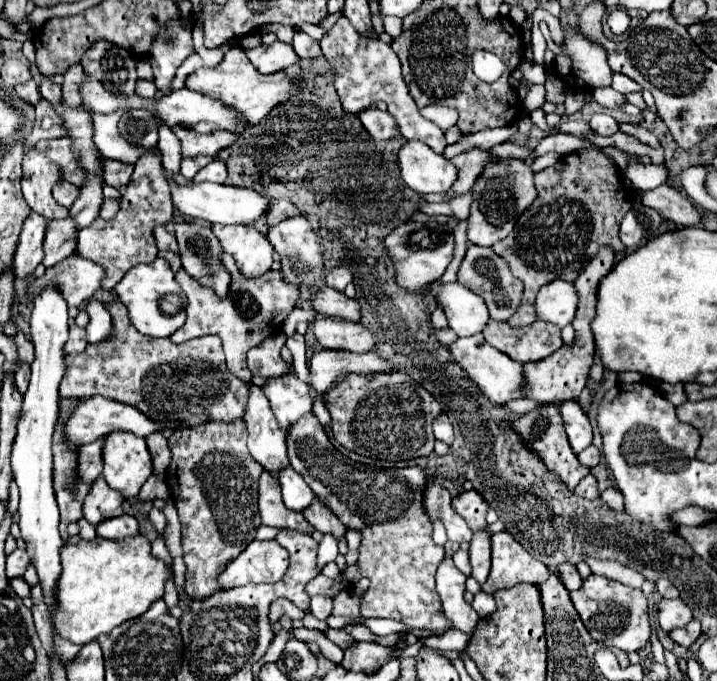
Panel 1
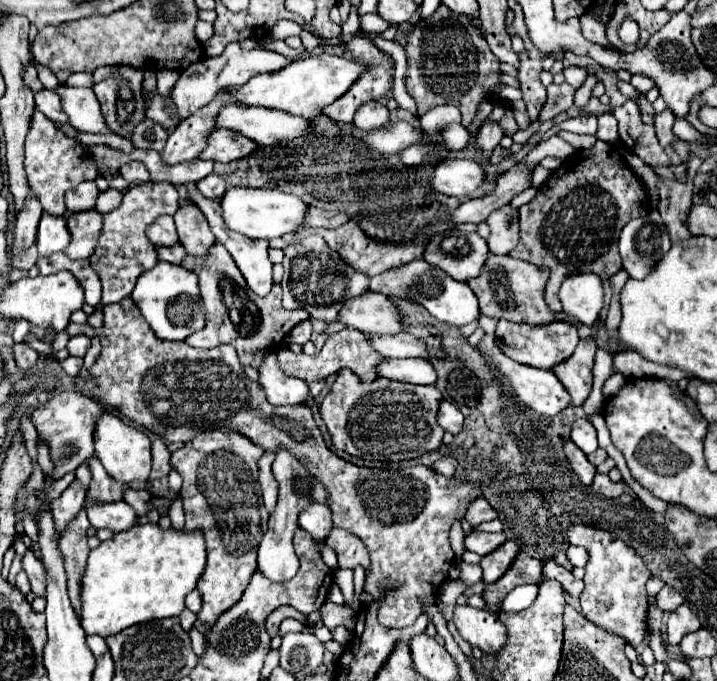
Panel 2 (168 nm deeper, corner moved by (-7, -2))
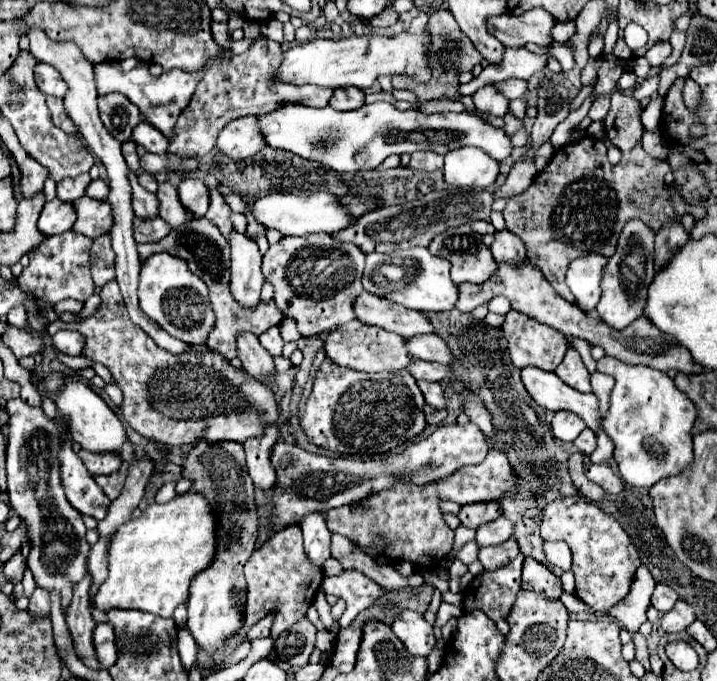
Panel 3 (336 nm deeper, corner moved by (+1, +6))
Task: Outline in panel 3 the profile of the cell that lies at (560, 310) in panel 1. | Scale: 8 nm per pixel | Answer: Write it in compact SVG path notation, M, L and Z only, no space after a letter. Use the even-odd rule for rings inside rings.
M585 255L575 259L567 271L567 285L577 299L577 305L583 311L595 309L601 297L601 277L607 267L607 257L603 255Z

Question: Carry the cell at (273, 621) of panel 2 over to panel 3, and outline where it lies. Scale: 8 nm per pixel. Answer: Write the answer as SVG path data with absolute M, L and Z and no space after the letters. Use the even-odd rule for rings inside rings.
M267 615L263 619L259 619L247 633L247 637L253 641L253 639L259 639L259 637L269 637L269 629L271 629L271 623L273 623L273 615Z

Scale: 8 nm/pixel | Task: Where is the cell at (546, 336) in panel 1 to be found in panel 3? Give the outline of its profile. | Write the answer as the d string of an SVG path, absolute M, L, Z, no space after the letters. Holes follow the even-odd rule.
M509 311L505 315L505 323L501 325L501 329L505 333L505 339L509 341L511 363L517 369L523 369L523 367L531 365L531 367L539 367L543 371L555 371L557 365L563 361L563 355L567 351L567 341L557 329L553 329L549 325L543 325L543 323L537 323L531 317L519 313L519 311Z

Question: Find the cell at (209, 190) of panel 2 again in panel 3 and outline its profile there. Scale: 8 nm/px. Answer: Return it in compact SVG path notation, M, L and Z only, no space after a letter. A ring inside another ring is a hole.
M183 179L177 187L181 205L195 217L205 217L209 207L209 191L199 179Z

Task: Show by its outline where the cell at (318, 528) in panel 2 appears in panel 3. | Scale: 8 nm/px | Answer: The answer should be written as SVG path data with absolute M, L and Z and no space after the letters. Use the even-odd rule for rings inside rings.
M309 513L301 523L303 539L305 539L305 555L317 567L331 557L331 531L325 525L325 519L319 513Z

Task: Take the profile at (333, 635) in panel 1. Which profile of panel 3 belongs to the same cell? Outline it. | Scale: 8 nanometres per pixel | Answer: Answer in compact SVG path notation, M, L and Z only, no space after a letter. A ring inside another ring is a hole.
M319 591L319 595L315 597L313 605L315 605L315 609L319 611L321 623L323 623L325 627L331 627L331 623L333 623L333 617L331 617L331 605L327 603L327 599L325 599L325 593L323 593L323 591Z

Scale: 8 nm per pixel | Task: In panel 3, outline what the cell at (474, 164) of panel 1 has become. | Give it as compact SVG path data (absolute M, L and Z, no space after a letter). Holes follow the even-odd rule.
M485 85L485 87L477 89L471 95L471 99L479 111L491 113L491 115L505 115L507 107L509 107L509 99L503 93L499 93L493 85Z

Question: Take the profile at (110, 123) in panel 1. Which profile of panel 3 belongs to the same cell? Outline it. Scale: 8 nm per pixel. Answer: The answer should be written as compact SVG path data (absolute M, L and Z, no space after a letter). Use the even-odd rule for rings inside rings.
M37 63L35 67L35 81L37 81L37 87L47 93L47 95L57 95L57 97L63 97L67 87L59 75L59 71L47 63Z

